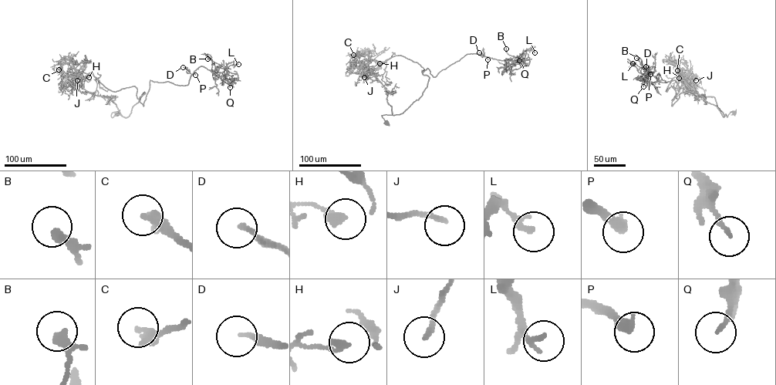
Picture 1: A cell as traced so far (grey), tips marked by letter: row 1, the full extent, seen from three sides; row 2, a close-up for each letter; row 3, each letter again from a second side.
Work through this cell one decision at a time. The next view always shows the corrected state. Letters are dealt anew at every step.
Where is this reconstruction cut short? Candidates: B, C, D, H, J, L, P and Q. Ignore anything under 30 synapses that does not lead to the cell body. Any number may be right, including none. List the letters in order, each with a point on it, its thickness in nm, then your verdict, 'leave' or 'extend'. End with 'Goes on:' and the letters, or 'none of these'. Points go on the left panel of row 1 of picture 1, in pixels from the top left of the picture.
B: (207, 59) | 360 nm | leave
C: (59, 69) | 360 nm | leave
D: (183, 67) | 150 nm | leave
H: (89, 77) | 200 nm | leave
J: (77, 80) | 180 nm | extend
L: (238, 64) | 240 nm | leave
P: (195, 75) | 400 nm | extend
Q: (230, 87) | 150 nm | leave
Goes on: J, P

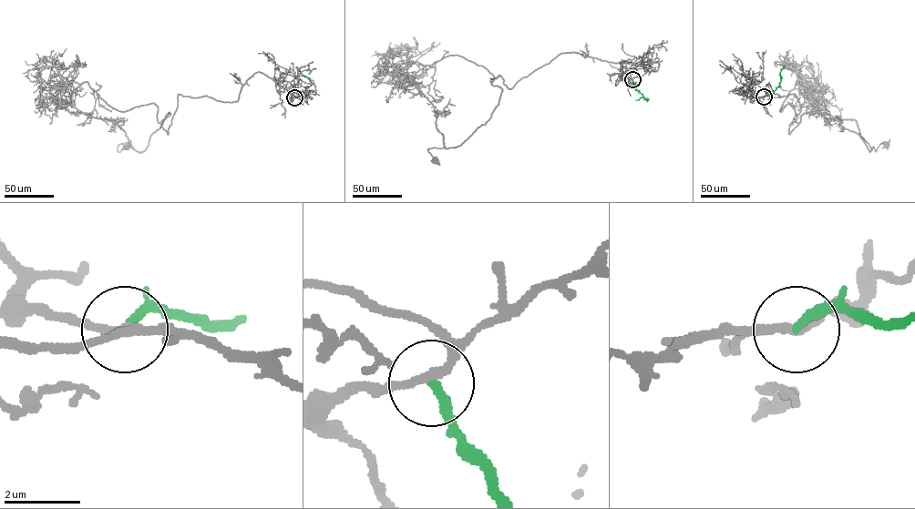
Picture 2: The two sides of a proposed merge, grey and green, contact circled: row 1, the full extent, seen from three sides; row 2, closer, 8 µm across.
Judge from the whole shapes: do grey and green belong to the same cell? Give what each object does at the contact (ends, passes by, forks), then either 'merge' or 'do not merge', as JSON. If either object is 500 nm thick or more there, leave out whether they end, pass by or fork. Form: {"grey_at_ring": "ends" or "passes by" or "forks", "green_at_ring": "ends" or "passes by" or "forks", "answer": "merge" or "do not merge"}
{"grey_at_ring": "passes by", "green_at_ring": "ends", "answer": "do not merge"}

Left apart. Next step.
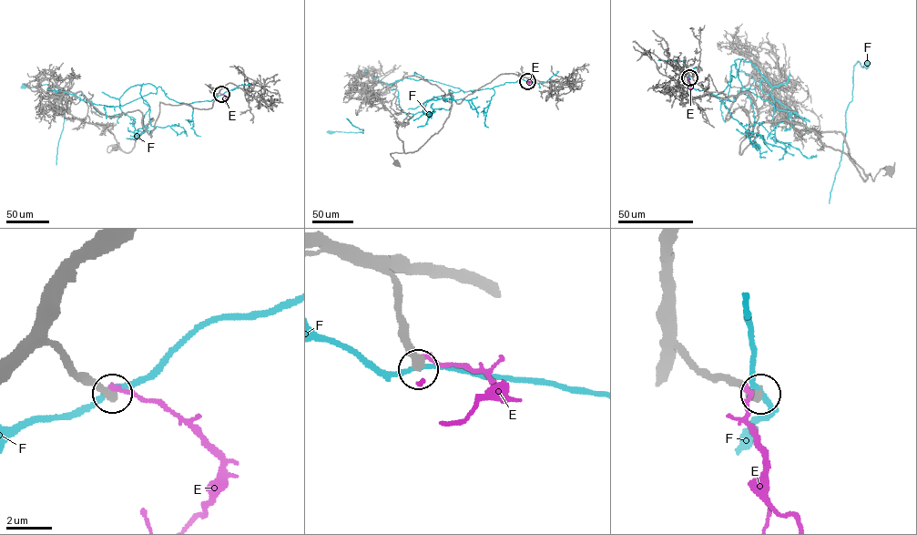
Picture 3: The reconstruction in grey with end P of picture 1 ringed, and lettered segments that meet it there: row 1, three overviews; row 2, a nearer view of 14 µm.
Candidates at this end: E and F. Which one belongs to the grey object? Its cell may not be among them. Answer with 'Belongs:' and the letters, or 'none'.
Belongs: none

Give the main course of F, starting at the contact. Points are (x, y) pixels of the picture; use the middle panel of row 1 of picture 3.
F: (527, 81), (437, 96), (423, 102), (421, 112), (401, 110), (363, 129), (363, 133), (330, 131)

